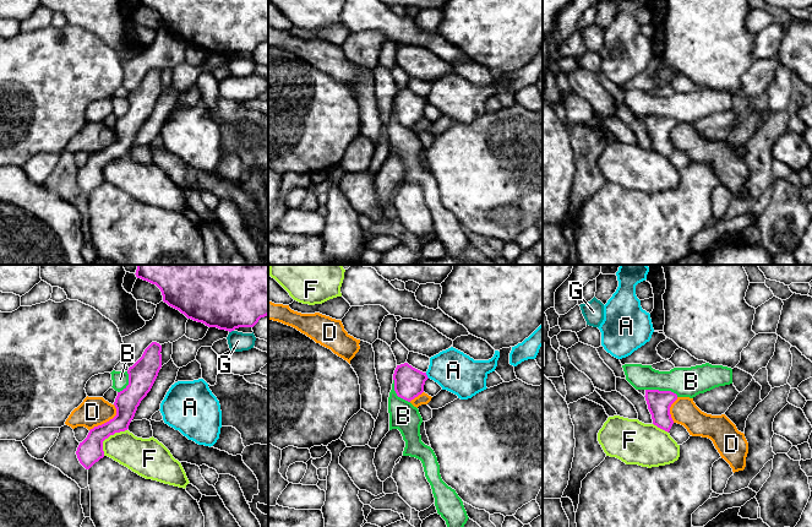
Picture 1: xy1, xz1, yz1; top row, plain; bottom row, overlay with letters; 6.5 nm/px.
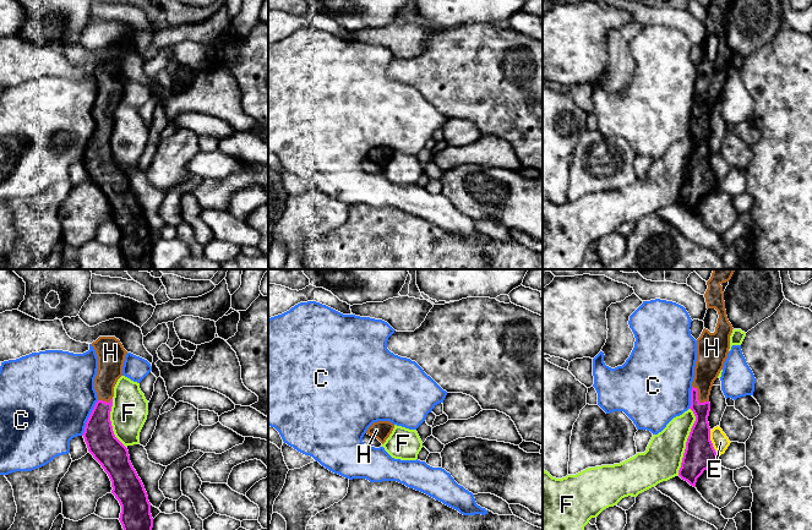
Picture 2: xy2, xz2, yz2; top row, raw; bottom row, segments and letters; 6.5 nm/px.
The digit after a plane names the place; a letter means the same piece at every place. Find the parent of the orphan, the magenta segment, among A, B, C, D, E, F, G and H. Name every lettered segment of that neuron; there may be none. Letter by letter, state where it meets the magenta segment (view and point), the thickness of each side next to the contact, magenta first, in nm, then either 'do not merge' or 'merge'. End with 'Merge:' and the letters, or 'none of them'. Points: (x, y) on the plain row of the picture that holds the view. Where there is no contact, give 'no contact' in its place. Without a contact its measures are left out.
A: meets magenta in xz1 at (426, 101); 190 nm thick on the magenta side, 260 nm on the other; do not merge
B: meets magenta in yz1 at (661, 117); 160 nm thick on the magenta side, 190 nm on the other; do not merge
C: meets magenta in xy2 at (88, 143); 200 nm thick on the magenta side, 500 nm on the other; do not merge
D: meets magenta in xy1 at (107, 147); 160 nm thick on the magenta side, 190 nm on the other; do not merge
E: meets magenta in yz2 at (712, 169); 200 nm thick on the magenta side, 110 nm on the other; do not merge
F: meets magenta in yz2 at (687, 167); 200 nm thick on the magenta side, 260 nm on the other; do not merge
G: meets magenta in xy1 at (230, 56); 360 nm thick on the magenta side, 130 nm on the other; do not merge
H: meets magenta in yz2 at (697, 124); 140 nm thick on the magenta side, 180 nm on the other; merge
Merge: H

